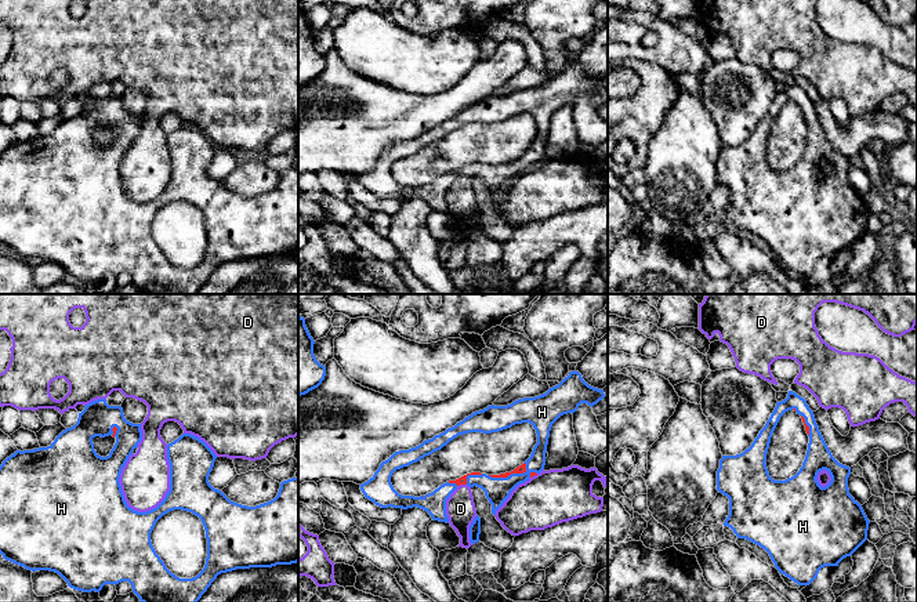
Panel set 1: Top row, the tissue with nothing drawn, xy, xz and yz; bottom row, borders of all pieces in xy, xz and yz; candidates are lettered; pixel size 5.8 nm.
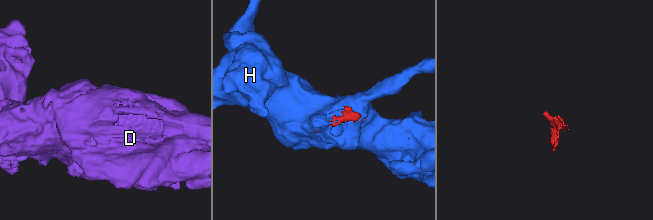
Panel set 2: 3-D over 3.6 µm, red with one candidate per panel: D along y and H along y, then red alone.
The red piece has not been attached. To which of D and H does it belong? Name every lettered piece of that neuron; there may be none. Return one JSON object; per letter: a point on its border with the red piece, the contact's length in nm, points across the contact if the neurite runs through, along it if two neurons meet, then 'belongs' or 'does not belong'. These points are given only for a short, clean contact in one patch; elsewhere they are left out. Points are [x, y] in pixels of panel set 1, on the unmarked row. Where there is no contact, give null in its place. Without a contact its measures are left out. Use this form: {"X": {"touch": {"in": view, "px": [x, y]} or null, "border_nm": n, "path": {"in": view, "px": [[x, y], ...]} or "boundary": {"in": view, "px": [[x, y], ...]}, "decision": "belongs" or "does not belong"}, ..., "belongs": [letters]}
{"D": {"touch": {"in": "xz", "px": [461, 174]}, "border_nm": 60, "decision": "does not belong"}, "H": {"touch": {"in": "xz", "px": [508, 166]}, "border_nm": 240, "decision": "belongs"}, "belongs": ["H"]}

